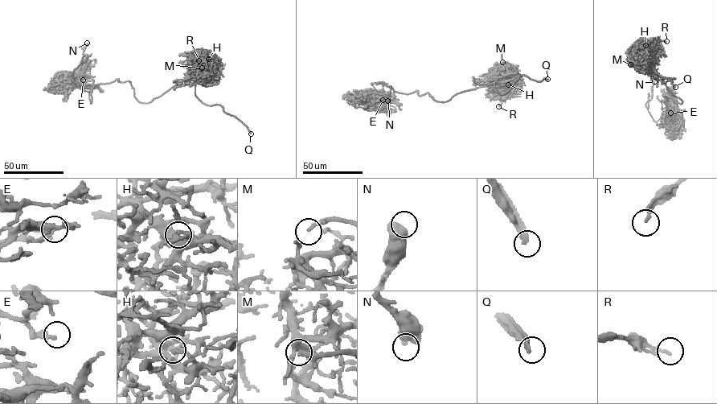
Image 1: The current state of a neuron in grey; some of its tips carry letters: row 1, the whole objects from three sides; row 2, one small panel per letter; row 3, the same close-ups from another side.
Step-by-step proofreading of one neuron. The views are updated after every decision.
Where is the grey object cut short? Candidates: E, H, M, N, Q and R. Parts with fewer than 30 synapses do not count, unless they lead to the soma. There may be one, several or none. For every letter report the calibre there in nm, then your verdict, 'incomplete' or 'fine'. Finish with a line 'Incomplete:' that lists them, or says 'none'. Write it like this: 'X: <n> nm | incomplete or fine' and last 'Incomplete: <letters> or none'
E: 200 nm | incomplete
H: 200 nm | fine
M: 130 nm | incomplete
N: 500 nm | fine
Q: 240 nm | incomplete
R: 190 nm | fine
Incomplete: E, M, Q

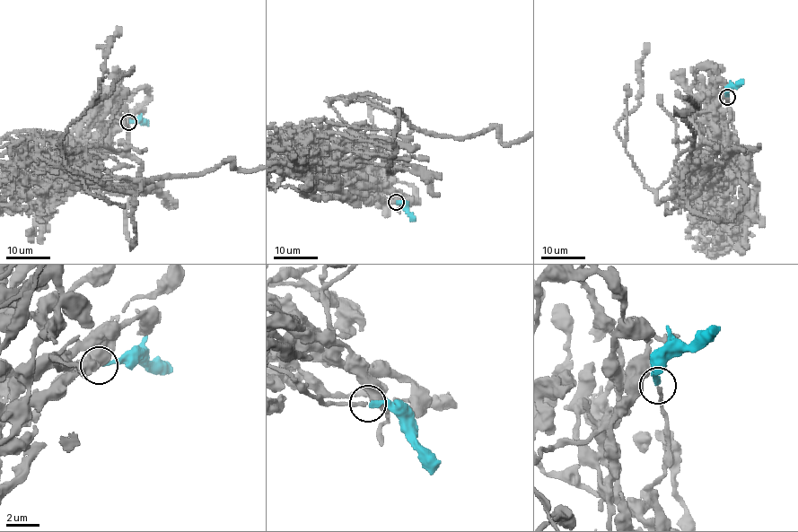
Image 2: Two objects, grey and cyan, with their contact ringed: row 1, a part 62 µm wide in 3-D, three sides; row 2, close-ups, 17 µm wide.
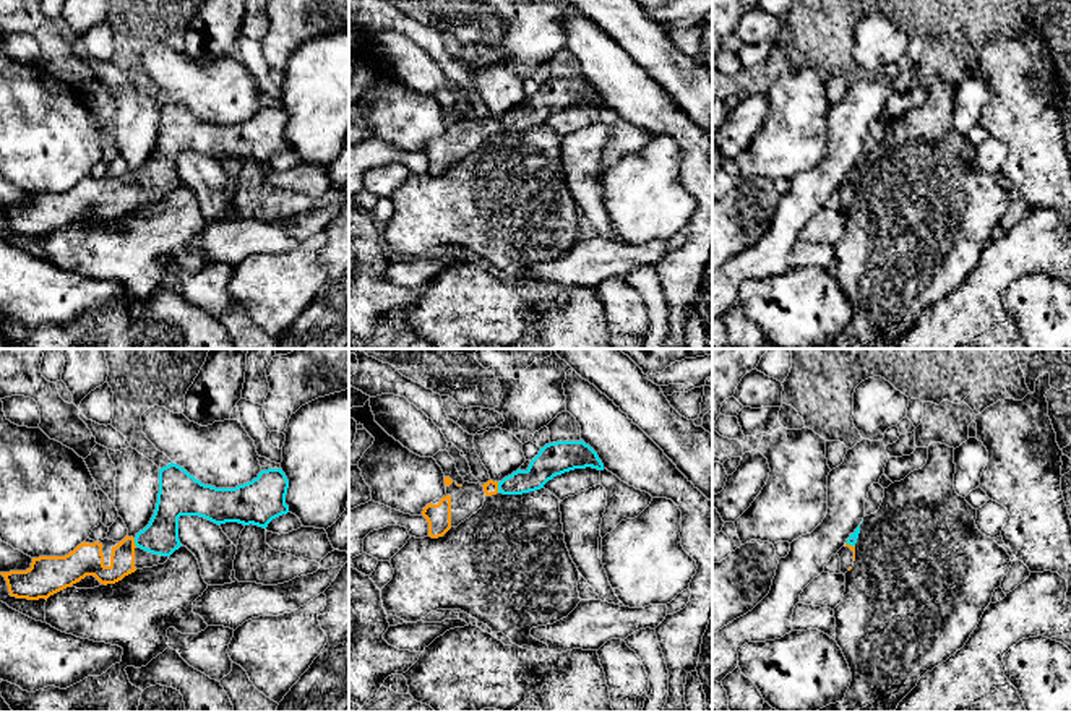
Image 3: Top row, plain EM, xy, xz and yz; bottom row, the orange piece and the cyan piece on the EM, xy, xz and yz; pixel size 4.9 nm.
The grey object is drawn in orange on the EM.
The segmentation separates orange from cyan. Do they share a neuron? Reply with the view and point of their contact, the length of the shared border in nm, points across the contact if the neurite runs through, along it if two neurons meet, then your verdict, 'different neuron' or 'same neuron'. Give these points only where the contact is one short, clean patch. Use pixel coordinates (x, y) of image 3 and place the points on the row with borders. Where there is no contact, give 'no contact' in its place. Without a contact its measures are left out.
contact xz (497, 487); length 60 nm; way xz (490, 487), (497, 487), (529, 480), (542, 467); same neuron

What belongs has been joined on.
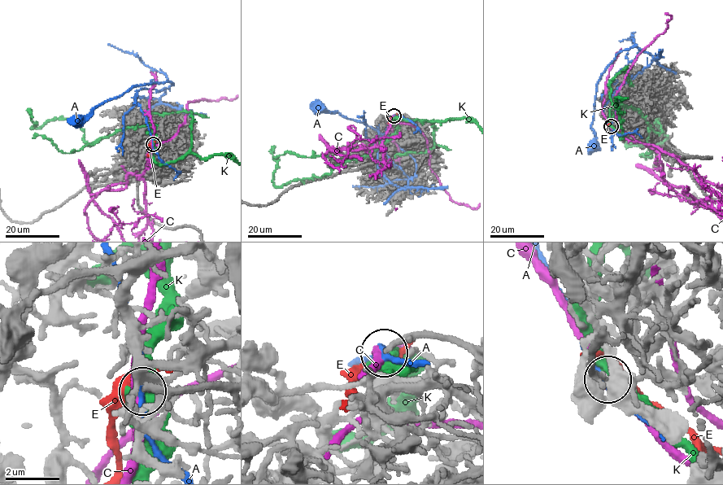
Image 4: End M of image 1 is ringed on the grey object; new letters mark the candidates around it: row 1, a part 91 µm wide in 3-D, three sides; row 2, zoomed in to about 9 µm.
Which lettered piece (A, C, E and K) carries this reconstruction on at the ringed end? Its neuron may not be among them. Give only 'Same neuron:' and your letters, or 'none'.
Same neuron: none

